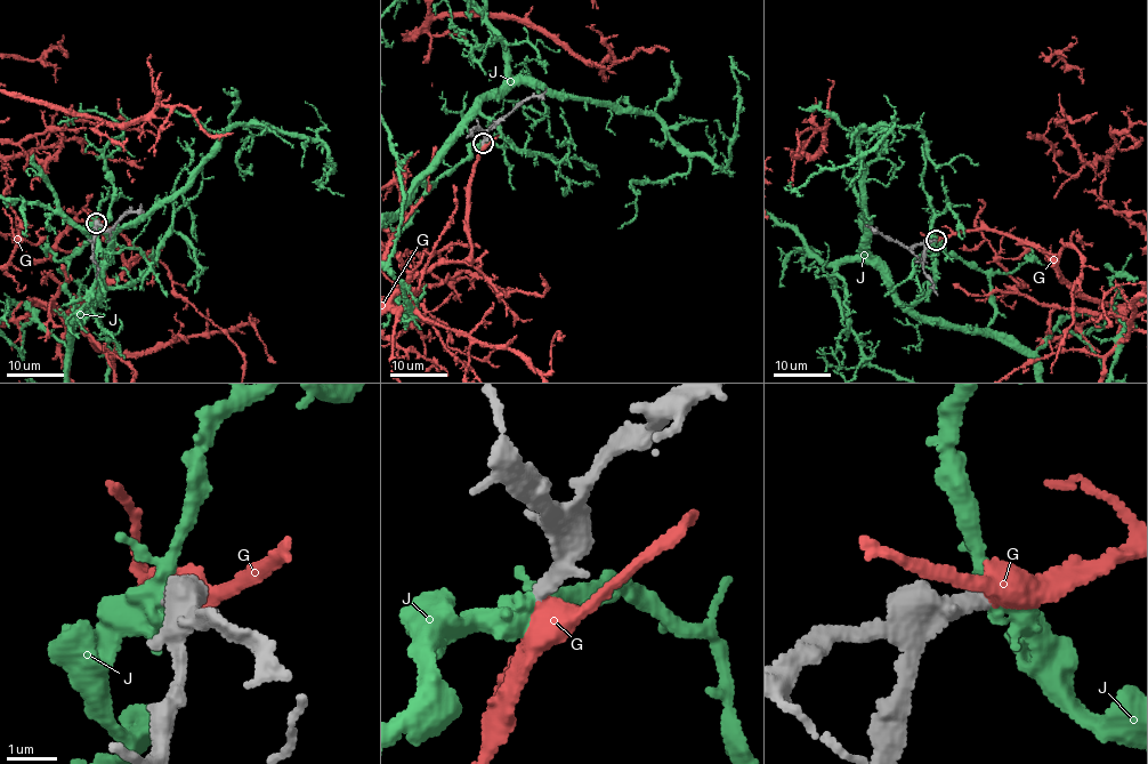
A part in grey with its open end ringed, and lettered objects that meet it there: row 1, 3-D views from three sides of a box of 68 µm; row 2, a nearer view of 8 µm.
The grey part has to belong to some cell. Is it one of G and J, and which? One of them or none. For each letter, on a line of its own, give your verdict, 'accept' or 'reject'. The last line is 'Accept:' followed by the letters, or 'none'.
G: accept
J: reject
Accept: G

